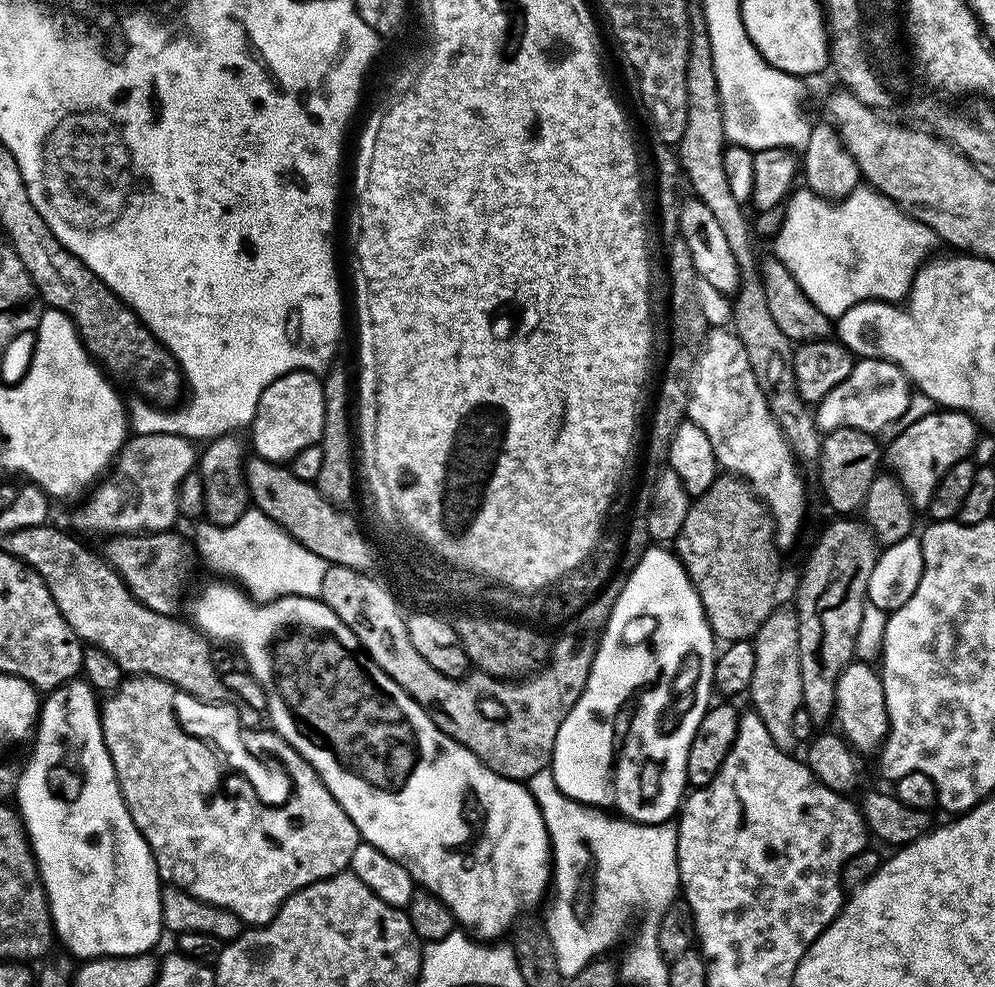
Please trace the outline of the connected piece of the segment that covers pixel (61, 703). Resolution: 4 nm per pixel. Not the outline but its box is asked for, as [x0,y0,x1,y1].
[14,678,162,961]

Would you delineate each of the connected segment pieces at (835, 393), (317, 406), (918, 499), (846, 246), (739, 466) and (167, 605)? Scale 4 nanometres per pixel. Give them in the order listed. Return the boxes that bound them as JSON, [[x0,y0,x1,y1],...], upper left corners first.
[[815,359,913,434],[250,372,326,465],[886,410,978,510],[775,186,938,318],[687,328,808,550],[102,530,194,616]]

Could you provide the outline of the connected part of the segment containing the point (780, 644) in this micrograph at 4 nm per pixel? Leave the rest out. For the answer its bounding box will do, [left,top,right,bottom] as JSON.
[747,610,803,753]

